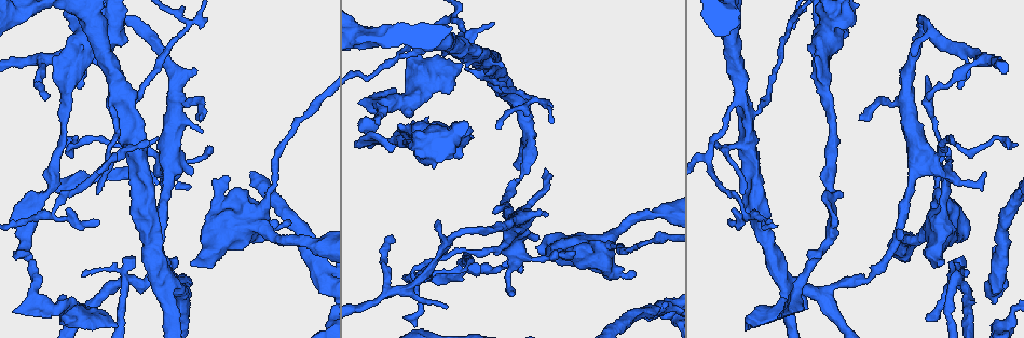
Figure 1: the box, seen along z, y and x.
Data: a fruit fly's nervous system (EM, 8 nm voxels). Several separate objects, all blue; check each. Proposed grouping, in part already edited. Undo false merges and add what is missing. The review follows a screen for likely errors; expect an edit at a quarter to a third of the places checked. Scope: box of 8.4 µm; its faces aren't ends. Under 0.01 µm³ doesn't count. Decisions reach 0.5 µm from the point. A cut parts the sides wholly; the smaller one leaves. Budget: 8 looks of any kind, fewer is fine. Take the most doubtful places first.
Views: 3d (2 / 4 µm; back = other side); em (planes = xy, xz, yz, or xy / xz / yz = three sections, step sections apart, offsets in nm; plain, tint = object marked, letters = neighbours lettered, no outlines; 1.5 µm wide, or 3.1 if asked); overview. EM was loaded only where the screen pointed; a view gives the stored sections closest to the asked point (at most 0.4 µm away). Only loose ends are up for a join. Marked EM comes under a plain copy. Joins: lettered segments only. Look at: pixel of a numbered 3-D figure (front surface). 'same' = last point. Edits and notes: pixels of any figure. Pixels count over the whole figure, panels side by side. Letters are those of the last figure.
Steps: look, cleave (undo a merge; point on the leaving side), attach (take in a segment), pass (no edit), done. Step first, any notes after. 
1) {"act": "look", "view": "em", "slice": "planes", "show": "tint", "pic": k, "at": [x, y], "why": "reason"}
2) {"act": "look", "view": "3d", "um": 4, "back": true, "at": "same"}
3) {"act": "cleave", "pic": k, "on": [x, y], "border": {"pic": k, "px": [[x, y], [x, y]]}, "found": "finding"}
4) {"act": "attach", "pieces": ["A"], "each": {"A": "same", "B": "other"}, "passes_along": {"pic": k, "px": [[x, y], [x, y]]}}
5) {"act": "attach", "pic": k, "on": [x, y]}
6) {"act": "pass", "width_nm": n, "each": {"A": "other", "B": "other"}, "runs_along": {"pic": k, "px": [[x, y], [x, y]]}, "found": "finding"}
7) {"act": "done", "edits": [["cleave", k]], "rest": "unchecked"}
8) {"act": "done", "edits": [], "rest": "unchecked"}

{"act": "look", "view": "3d", "um": 4, "pic": 1, "at": [959, 281], "why": "a fork"}

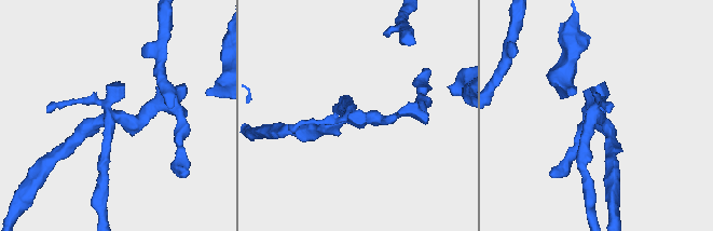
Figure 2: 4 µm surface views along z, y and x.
{"act": "look", "view": "em", "slice": "yz", "step": 8, "show": "tint", "pic": 2, "at": [600, 120], "why": "need the tissue"}

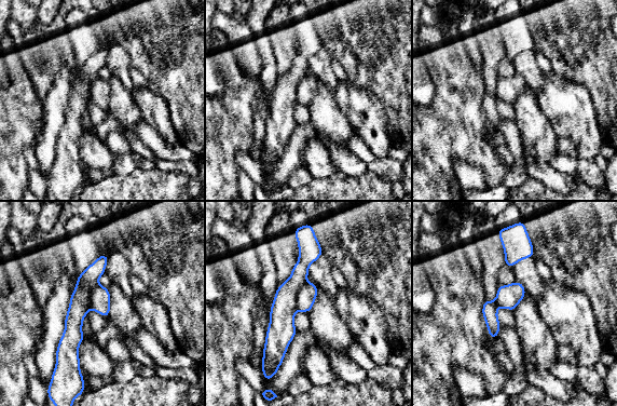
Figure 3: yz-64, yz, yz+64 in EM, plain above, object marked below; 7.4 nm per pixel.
{"act": "look", "view": "em", "slice": "planes", "show": "letters", "at": "same", "why": "cut it another way"}

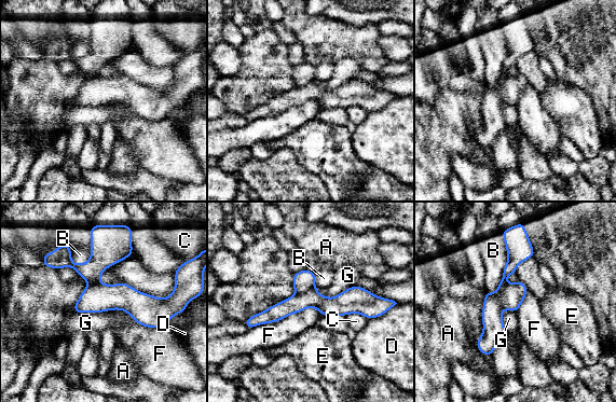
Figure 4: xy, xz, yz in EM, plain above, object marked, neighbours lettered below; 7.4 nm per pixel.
{"act": "cleave", "pic": 4, "on": [493, 328], "longest_contact_nm": ["F", 550], "each": {"A": "other", "B": "other", "C": "other", "D": "other", "E": "other", "F": "other", "G": "other"}, "part_leaving": {"pic": 4, "px": [[523, 240], [492, 301], [486, 352]]}, "found": "two neurons meet here"}

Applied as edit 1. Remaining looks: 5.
{"act": "look", "view": "overview"}

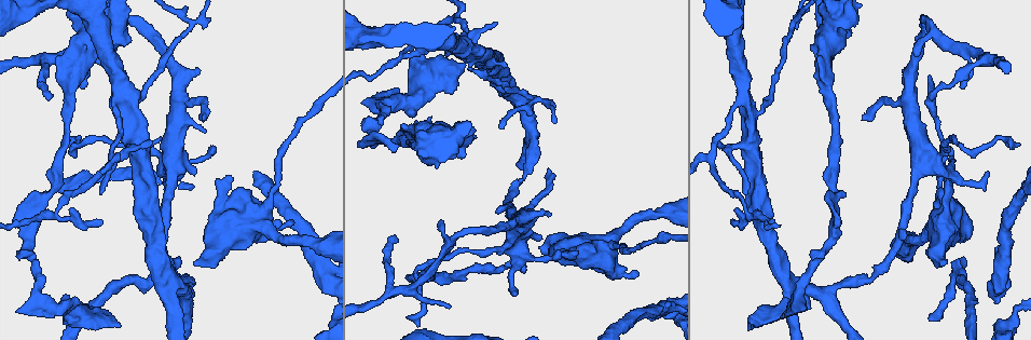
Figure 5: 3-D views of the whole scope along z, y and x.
{"act": "look", "view": "em", "slice": "planes", "show": "tint", "pic": 5, "at": [941, 264]}

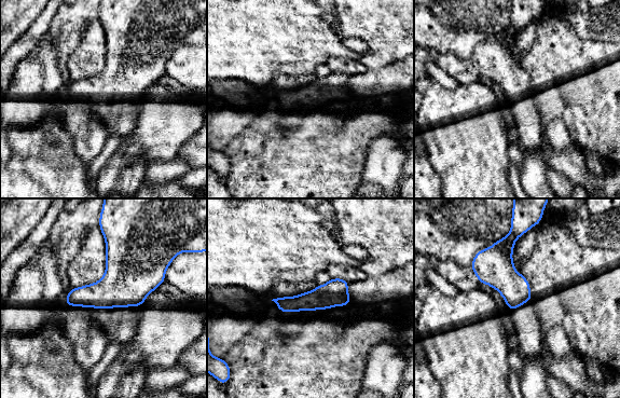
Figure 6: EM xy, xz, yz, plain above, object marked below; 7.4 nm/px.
{"act": "look", "view": "em", "slice": "planes", "show": "letters", "at": "same"}

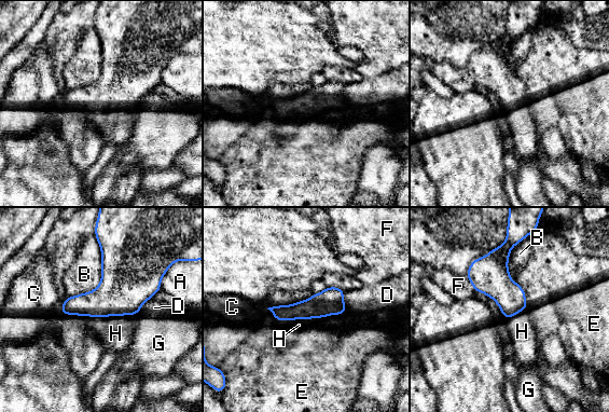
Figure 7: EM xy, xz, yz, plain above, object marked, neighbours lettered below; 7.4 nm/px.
{"act": "attach", "pieces": ["H"], "each": {"A": "other", "B": "other", "C": "other", "D": "other", "E": "other", "F": "other", "G": "other", "H": "same"}, "found": "it goes on there"}

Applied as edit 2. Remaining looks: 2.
{"act": "done", "edits": [["cleave", 4], ["attach", 7]], "rest": "unchecked"}

